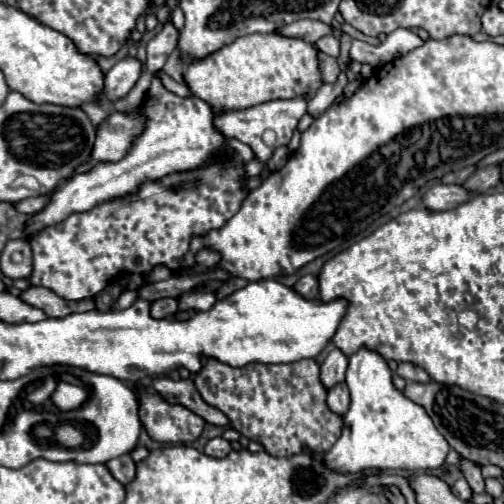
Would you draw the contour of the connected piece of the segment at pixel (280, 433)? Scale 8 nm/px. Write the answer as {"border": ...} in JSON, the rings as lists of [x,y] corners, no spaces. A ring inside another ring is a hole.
{"border":[[[208,360],[206,366],[198,372],[194,384],[206,404],[228,416],[230,428],[250,440],[260,442],[266,452],[272,452],[272,456],[292,456],[302,448],[312,452],[328,452],[340,436],[342,418],[328,412],[328,406],[324,404],[326,388],[320,384],[318,372],[320,366],[316,360],[298,360],[290,364],[248,364],[244,368],[232,368],[228,364],[220,364],[218,360]]]}

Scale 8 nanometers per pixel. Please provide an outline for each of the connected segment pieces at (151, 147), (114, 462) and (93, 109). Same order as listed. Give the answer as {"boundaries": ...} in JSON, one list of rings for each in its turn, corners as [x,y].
{"boundaries":[[[[160,72],[152,74],[152,86],[148,90],[150,100],[146,106],[146,130],[142,136],[132,144],[128,156],[120,162],[108,162],[108,164],[96,164],[92,172],[72,176],[64,180],[56,192],[52,192],[50,204],[34,214],[28,222],[28,234],[36,234],[40,228],[58,224],[60,220],[68,218],[72,212],[84,212],[94,208],[96,204],[102,204],[106,200],[112,200],[116,196],[124,196],[128,192],[136,192],[138,184],[144,180],[160,178],[168,172],[182,172],[188,168],[196,168],[204,164],[204,160],[210,160],[214,154],[222,154],[228,148],[224,146],[224,136],[214,130],[212,126],[212,108],[196,98],[180,98],[172,92],[168,92],[160,82]]],[[[130,454],[112,458],[112,460],[108,462],[108,468],[110,468],[110,472],[116,476],[116,480],[120,480],[122,484],[130,484],[130,482],[136,478],[136,464],[134,464],[134,460],[130,458]]],[[[88,102],[88,104],[82,104],[82,110],[88,114],[88,118],[92,120],[94,126],[98,126],[104,118],[106,118],[106,110],[102,106],[98,106],[96,102]]]]}

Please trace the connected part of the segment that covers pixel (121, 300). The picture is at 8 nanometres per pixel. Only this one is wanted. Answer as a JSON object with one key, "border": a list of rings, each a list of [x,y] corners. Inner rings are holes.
{"border":[[[125,290],[116,301],[115,308],[120,310],[127,309],[135,302],[137,297],[138,294],[135,290],[134,291]]]}

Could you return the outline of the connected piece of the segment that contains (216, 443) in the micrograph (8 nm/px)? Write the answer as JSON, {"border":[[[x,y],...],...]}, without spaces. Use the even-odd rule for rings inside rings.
{"border":[[[212,438],[212,440],[208,440],[208,444],[204,448],[204,454],[216,456],[216,458],[224,458],[228,452],[230,452],[230,442],[224,438]]]}

